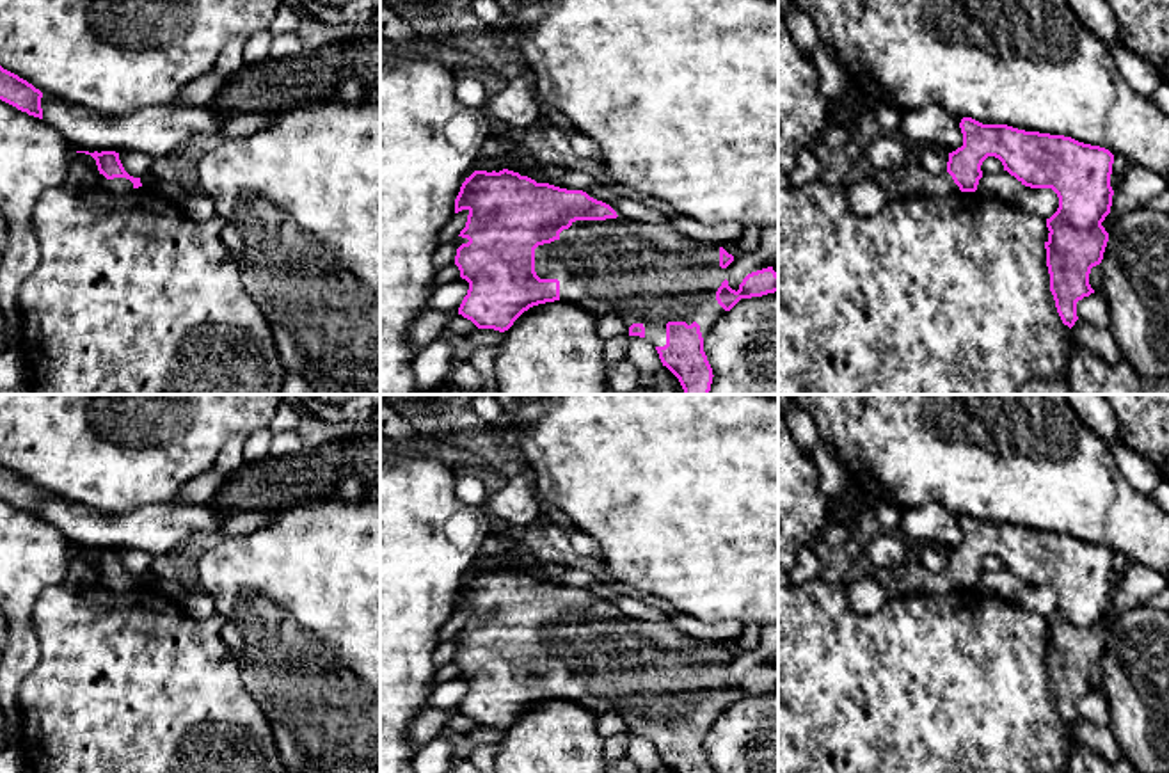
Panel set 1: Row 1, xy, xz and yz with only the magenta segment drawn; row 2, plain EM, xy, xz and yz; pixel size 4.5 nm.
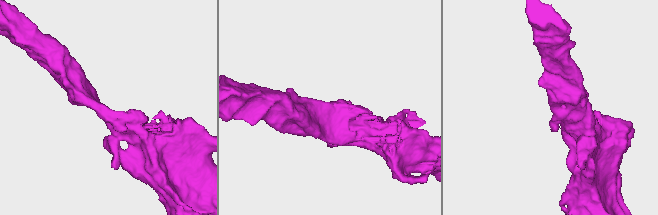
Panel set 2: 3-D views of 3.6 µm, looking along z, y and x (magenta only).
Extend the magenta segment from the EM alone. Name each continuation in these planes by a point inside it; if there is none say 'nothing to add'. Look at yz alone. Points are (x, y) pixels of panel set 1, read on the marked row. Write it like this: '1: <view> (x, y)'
1: yz (910, 182)

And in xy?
1: xy (118, 185)

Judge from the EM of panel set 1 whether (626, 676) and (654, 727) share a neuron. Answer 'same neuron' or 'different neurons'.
same neuron

